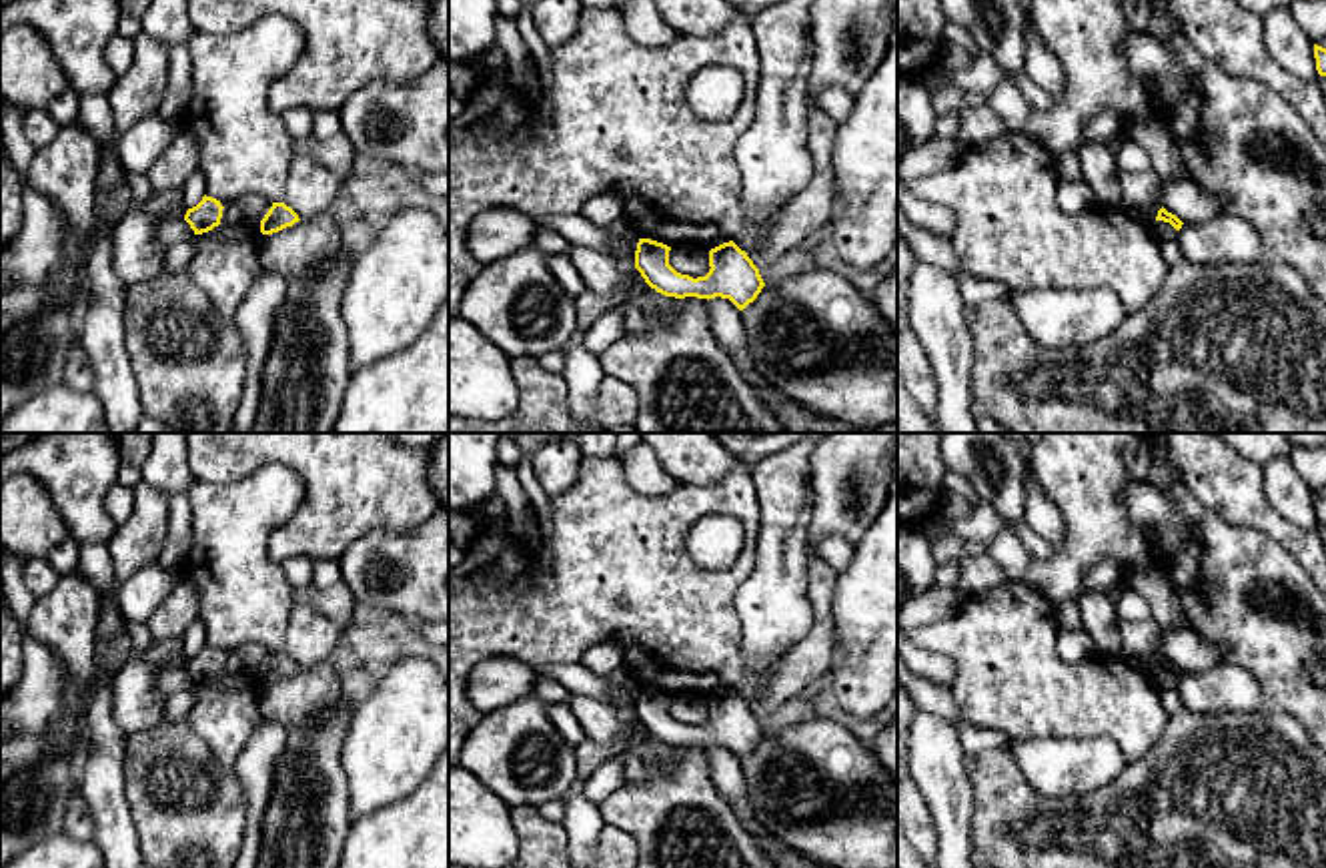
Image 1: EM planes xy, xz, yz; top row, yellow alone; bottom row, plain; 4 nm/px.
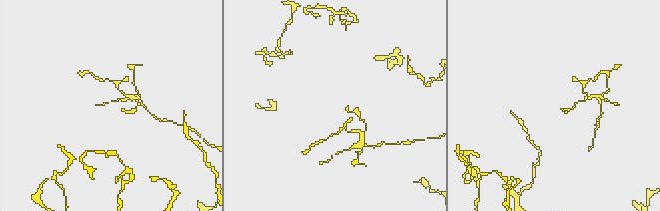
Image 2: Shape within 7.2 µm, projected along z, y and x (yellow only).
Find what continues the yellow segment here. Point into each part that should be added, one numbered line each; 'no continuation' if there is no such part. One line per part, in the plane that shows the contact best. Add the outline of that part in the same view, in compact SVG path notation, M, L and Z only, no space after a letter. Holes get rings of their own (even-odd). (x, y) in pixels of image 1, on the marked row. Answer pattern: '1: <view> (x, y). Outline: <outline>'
no continuation

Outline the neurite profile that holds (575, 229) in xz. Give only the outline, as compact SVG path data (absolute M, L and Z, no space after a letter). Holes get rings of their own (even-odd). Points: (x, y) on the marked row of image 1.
M561 214L553 216L539 227L549 227L563 235L571 245L593 249L599 253L609 253L621 239L639 239L637 231L629 225L625 216L615 221L611 227L595 227L581 214Z

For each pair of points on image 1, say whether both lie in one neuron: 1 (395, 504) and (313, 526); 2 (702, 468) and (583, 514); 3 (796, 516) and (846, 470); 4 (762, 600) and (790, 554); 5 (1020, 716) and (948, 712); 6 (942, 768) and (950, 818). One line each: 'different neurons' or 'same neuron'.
1: same neuron
2: different neurons
3: different neurons
4: same neuron
5: different neurons
6: same neuron

